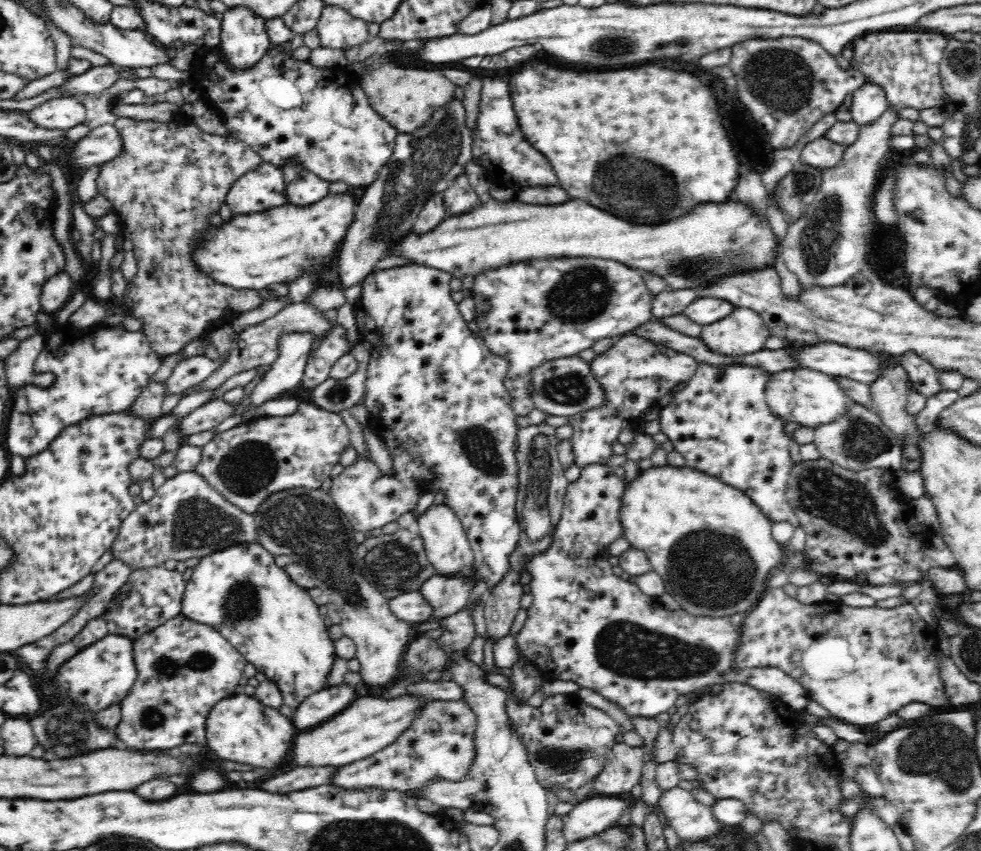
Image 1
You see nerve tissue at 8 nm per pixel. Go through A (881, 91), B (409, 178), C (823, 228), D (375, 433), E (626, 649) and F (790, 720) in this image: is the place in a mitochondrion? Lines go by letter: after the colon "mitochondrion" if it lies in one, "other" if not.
A: other
B: mitochondrion
C: mitochondrion
D: other
E: mitochondrion
F: other

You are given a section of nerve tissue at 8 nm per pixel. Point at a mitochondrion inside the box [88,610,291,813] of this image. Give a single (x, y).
(151, 718)

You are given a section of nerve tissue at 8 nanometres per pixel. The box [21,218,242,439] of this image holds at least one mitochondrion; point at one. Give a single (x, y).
(155, 267)

